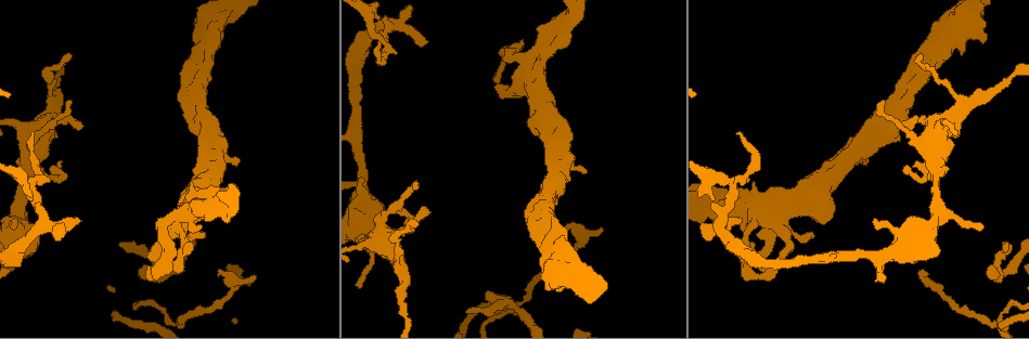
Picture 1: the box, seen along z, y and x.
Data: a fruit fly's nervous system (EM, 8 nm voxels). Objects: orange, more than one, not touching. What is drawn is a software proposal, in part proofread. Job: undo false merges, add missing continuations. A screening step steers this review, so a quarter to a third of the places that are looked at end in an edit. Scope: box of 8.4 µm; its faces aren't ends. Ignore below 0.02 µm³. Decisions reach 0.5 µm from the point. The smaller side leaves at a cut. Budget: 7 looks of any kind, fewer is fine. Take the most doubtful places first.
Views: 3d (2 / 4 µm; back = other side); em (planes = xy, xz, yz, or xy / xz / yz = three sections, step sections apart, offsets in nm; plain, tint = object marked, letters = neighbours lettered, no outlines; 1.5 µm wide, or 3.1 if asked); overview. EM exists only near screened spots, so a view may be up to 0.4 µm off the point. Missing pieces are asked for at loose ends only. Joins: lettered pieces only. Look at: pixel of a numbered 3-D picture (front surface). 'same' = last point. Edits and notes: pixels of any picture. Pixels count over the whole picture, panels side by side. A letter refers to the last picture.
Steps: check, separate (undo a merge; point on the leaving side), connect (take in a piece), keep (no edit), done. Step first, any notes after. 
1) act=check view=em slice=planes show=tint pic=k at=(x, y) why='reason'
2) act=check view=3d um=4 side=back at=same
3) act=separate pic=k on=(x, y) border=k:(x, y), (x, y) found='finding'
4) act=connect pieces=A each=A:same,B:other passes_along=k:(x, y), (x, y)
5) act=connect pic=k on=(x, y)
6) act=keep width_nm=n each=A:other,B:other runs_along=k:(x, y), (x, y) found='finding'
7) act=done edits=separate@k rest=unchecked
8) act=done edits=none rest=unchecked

act=check view=em slice=yz step=8 show=letters pic=1 at=(923, 271) why='free end'

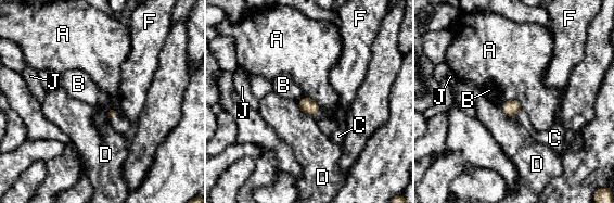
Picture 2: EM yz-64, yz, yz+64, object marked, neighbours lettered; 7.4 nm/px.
act=keep longest_contact=A:160nm each=A:other,B:other,C:other,D:other,F:other,J:other border=2:(502, 103), (516, 100), (522, 108) found='no lettered piece goes on from it'

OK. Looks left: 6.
act=check view=3d um=2 pic=1 at=(194, 187) why='thick end'

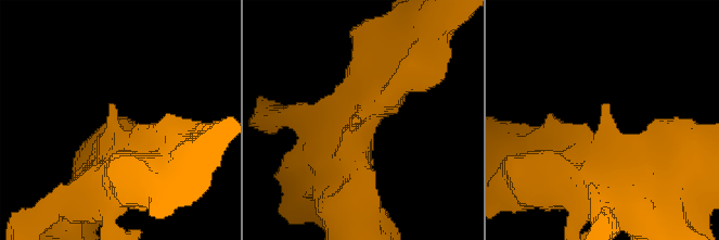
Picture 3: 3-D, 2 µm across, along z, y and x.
act=check view=em slice=xy step=4 show=letters pic=3 at=(359, 122) why='need the tissue'

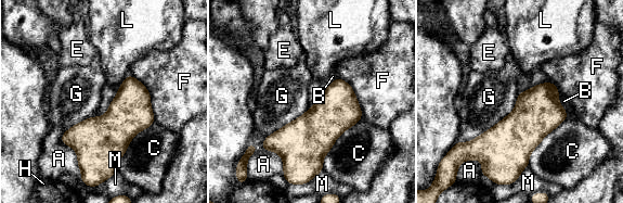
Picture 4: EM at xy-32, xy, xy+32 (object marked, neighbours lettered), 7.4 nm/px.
act=check view=em slice=planes show=letters at=same

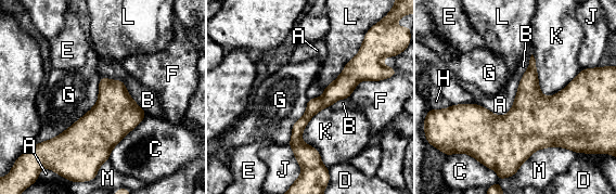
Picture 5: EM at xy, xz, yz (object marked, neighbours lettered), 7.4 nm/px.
act=keep longest_contact=G:650nm each=A:other,B:other,C:other,D:other,E:other,F:other,G:other,H:other,J:other,K:other,L:other,M:other runs_along=5:(349, 64), (297, 129), (305, 178) found='none of them fits'

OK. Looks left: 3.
act=check view=3d um=2 pic=1 at=(759, 270) why='free end'

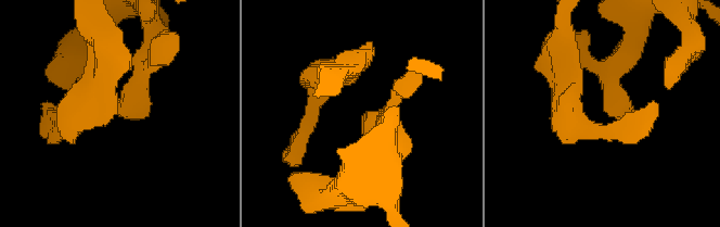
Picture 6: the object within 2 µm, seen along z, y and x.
act=check view=em slice=planes show=letters pic=6 at=(609, 115)

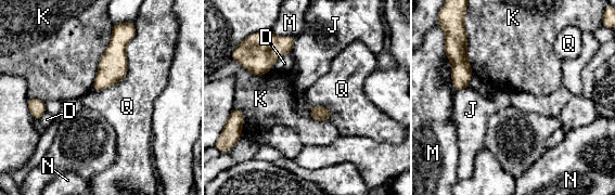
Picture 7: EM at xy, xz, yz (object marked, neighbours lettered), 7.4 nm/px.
act=keep each=D:other,J:other,K:other,M:other,N:other,Q:other border=7:(135, 24), (126, 75), (93, 90) found='none of them fits'

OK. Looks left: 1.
act=done edits=none rest=unchecked

